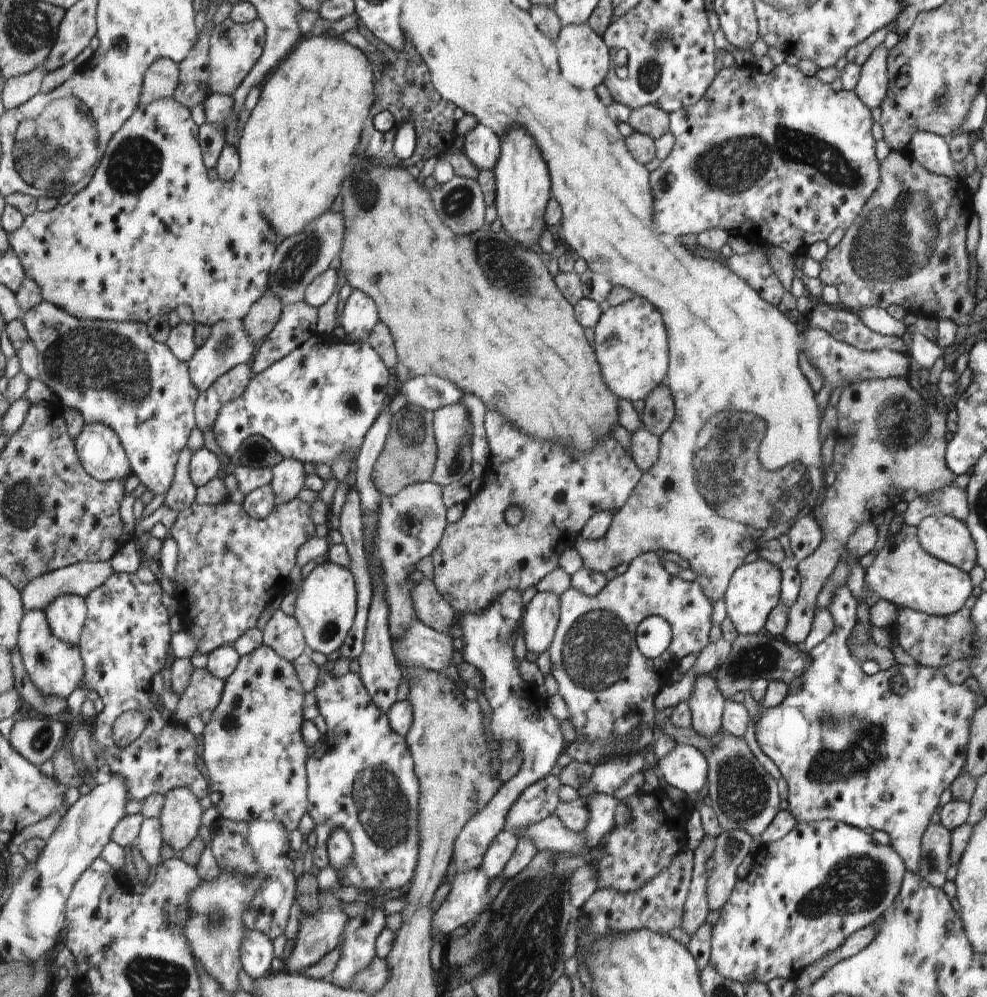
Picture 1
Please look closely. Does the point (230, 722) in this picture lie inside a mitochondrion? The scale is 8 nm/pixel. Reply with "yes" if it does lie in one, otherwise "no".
yes

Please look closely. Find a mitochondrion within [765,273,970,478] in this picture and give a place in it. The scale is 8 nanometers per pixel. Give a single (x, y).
(899, 426)

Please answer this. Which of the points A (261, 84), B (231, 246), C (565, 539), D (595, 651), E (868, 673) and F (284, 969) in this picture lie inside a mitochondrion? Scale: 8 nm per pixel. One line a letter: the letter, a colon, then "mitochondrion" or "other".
A: other
B: other
C: other
D: mitochondrion
E: other
F: other

